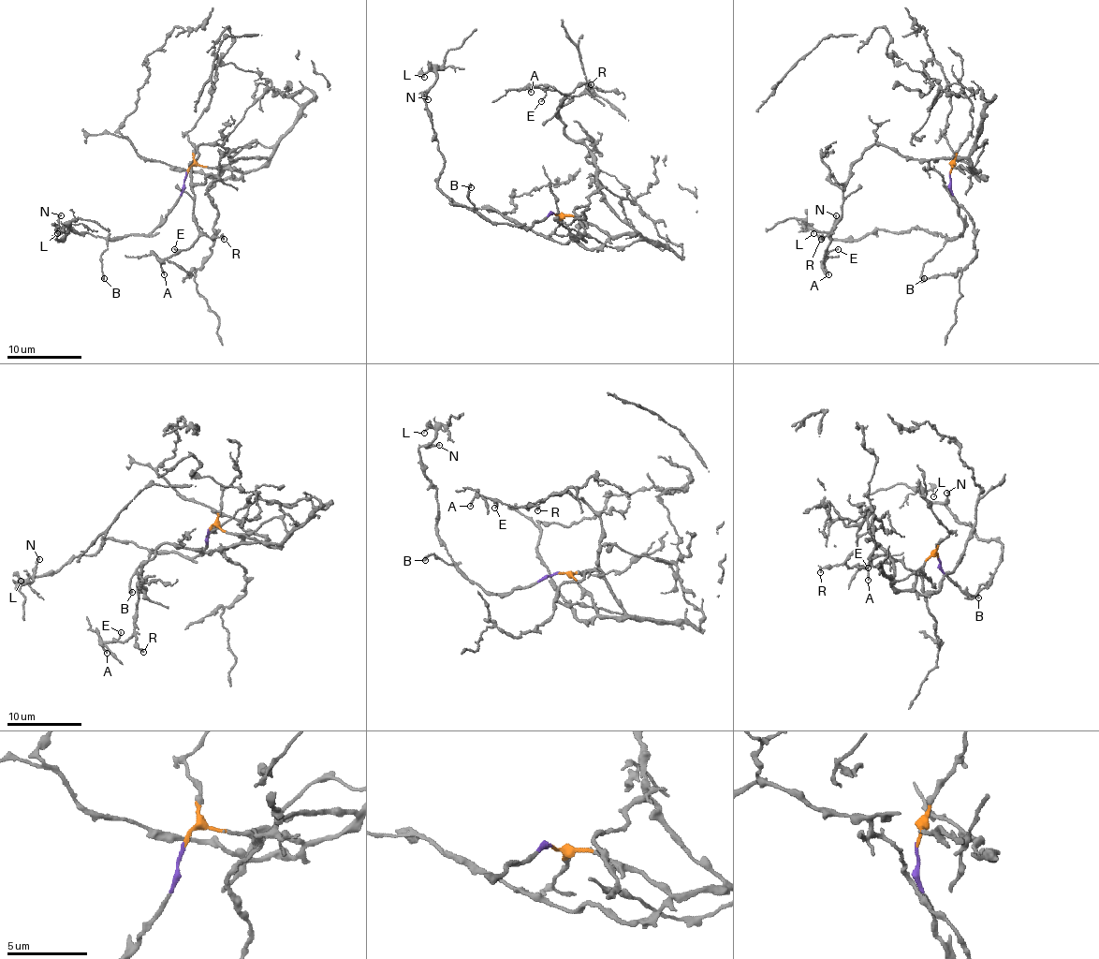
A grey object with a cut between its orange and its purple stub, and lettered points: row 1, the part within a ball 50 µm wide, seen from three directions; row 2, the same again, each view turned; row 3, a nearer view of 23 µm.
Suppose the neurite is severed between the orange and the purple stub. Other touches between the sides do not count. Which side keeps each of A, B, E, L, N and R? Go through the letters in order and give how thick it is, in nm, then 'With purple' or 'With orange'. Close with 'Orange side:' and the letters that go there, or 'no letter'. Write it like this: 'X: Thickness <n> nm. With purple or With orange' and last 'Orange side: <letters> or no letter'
A: Thickness 180 nm. With orange
B: Thickness 280 nm. With purple
E: Thickness 140 nm. With orange
L: Thickness 150 nm. With purple
N: Thickness 180 nm. With purple
R: Thickness 200 nm. With orange
Orange side: A, E, R

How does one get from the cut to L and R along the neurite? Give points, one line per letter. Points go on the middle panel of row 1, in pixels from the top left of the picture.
L: (554, 213), (530, 227), (490, 223), (438, 185), (444, 154), (422, 95), (436, 75), (426, 71), (424, 77)
R: (554, 213), (612, 236), (635, 230), (599, 189), (599, 169), (560, 114), (571, 92), (592, 84)

